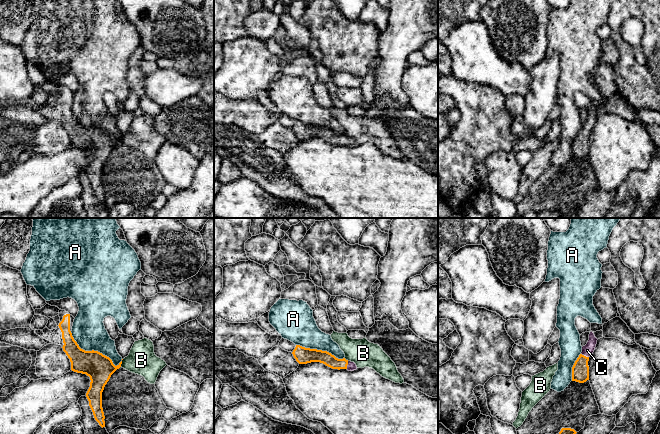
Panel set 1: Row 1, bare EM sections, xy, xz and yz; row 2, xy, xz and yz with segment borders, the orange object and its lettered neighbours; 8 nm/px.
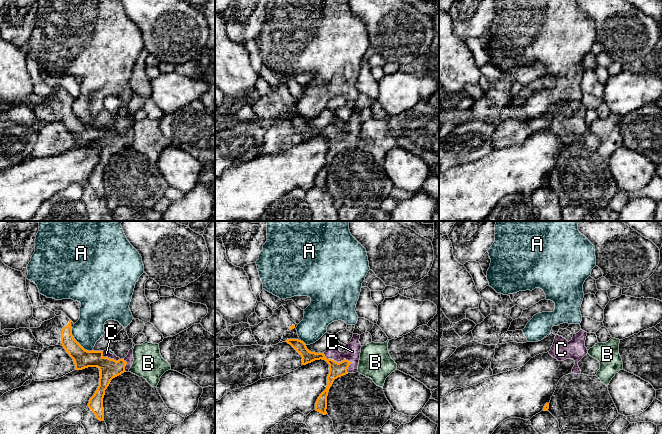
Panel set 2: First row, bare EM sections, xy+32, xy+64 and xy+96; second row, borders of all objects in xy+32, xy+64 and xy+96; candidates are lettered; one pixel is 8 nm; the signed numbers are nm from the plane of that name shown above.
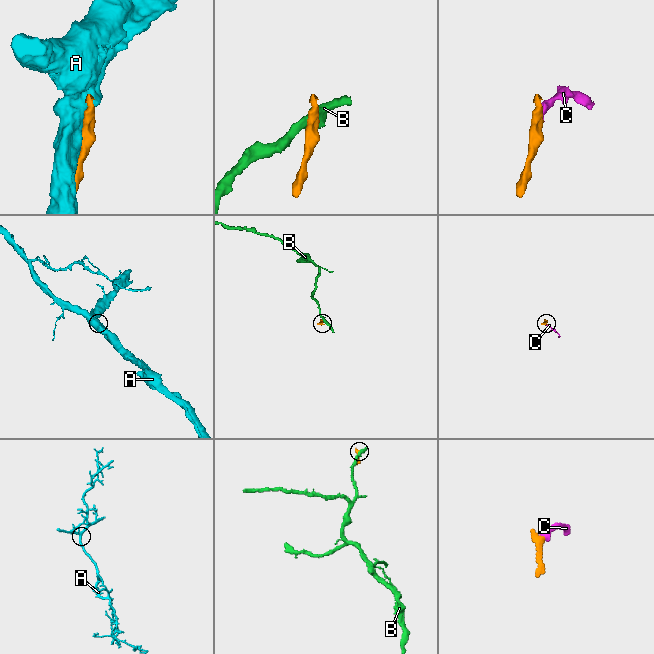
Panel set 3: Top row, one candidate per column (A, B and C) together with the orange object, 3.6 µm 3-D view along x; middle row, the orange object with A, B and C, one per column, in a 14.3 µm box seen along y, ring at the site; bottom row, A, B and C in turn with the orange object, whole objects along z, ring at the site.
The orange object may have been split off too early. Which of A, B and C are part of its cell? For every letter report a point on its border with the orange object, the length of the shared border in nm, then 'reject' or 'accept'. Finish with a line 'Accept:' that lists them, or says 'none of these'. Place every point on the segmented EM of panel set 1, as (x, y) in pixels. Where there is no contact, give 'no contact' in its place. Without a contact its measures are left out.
A: contact xy (93, 350); length 480 nm; reject
B: contact xy (121, 363); length 70 nm; reject
C: contact xz (347, 364); length 70 nm; accept
Accept: C

